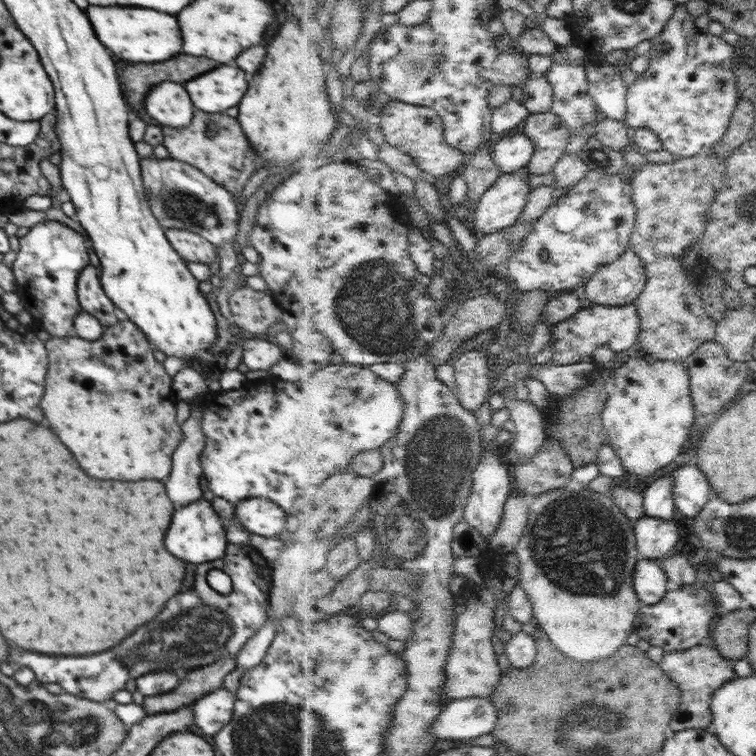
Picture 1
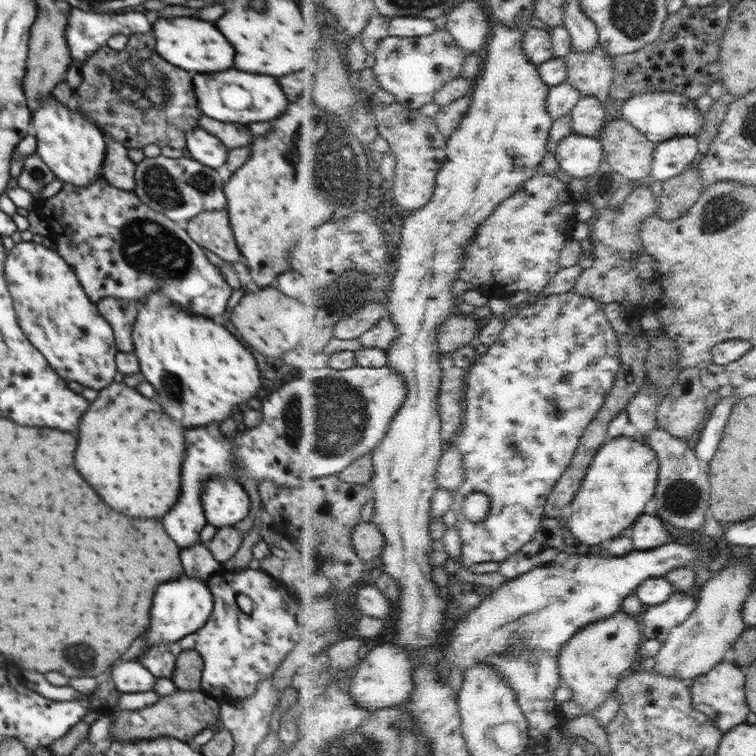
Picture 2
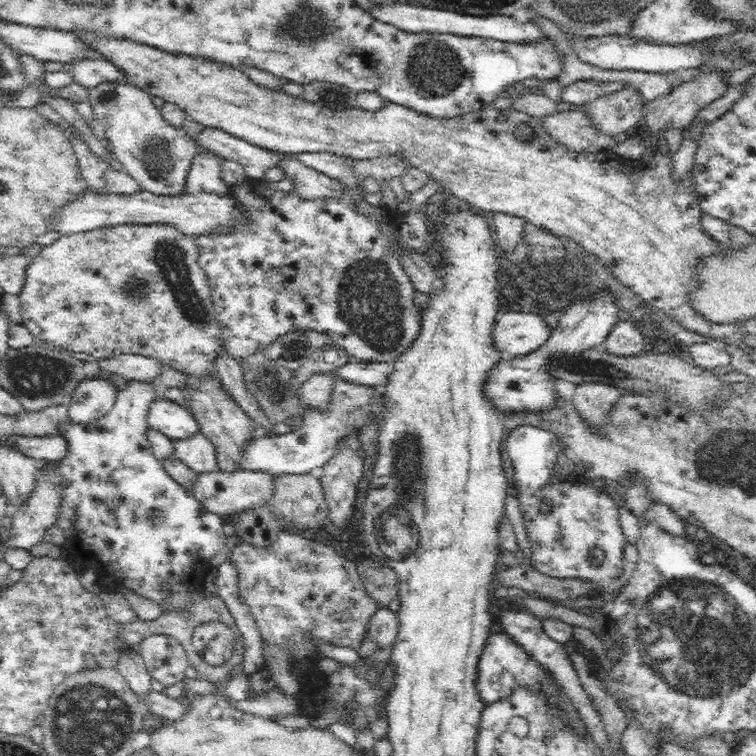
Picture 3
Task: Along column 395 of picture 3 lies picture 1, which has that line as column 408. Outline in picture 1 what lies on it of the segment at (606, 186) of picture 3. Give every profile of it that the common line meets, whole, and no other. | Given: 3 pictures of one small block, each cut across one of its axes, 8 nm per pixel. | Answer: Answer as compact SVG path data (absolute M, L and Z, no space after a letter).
M393 100L382 112L382 133L386 142L411 154L422 170L431 178L453 174L460 166L466 165L469 156L458 148L453 148L445 136L445 120L435 108Z

